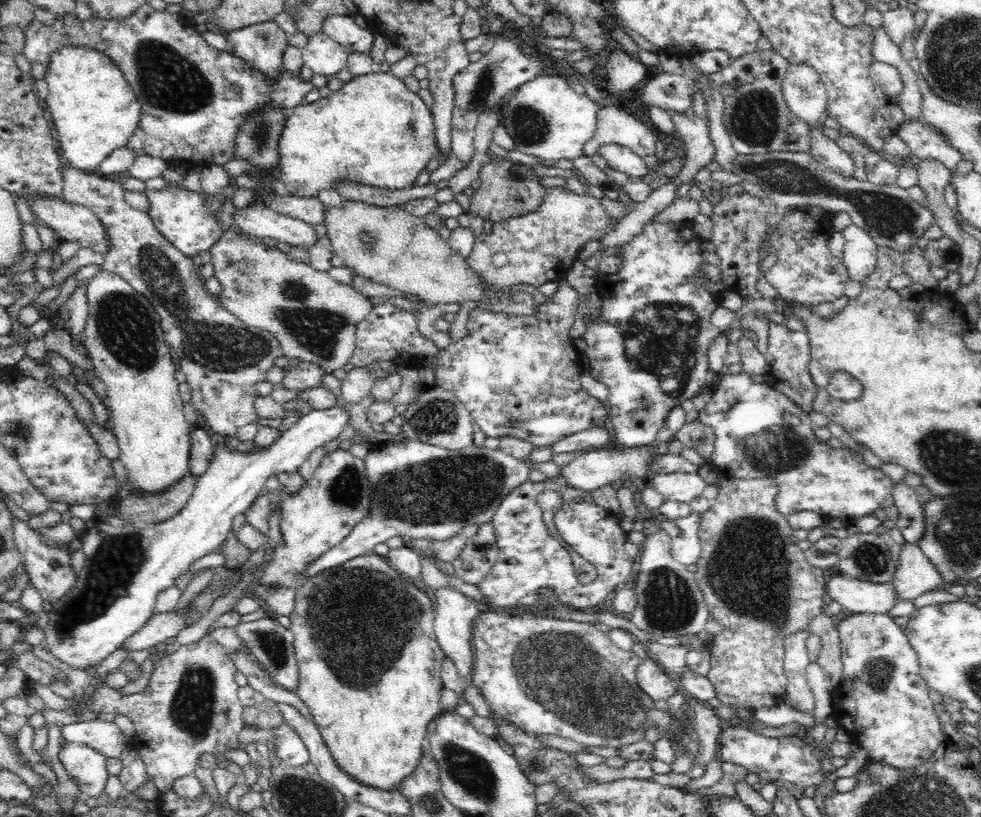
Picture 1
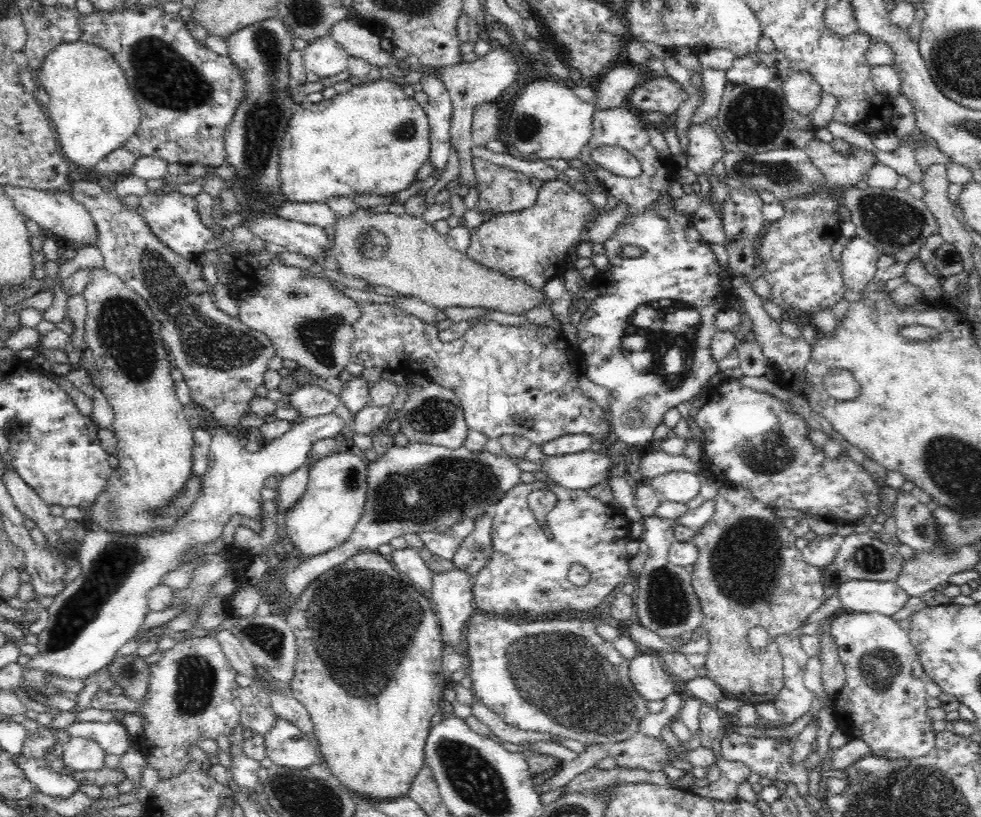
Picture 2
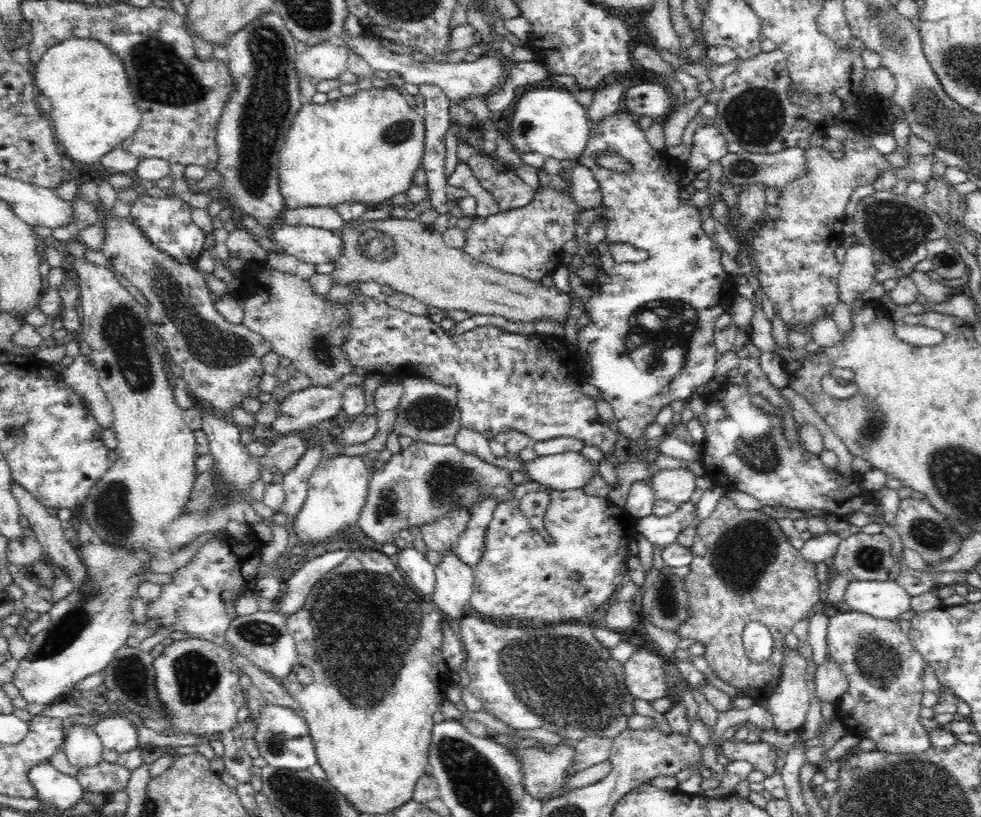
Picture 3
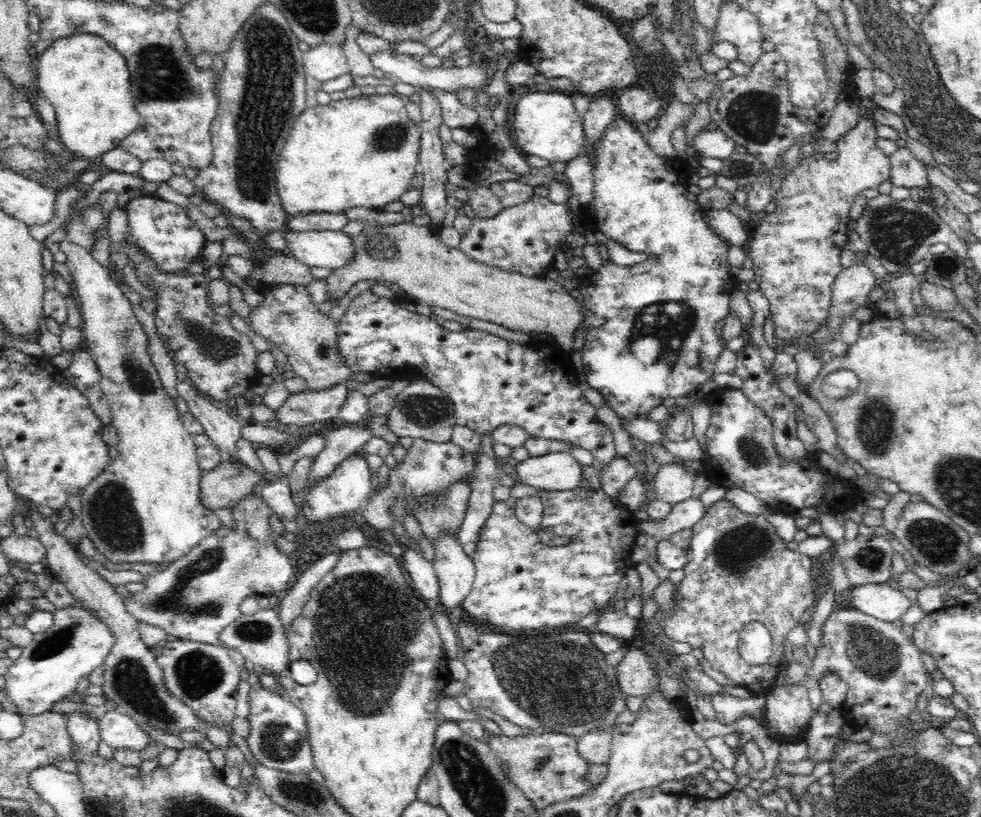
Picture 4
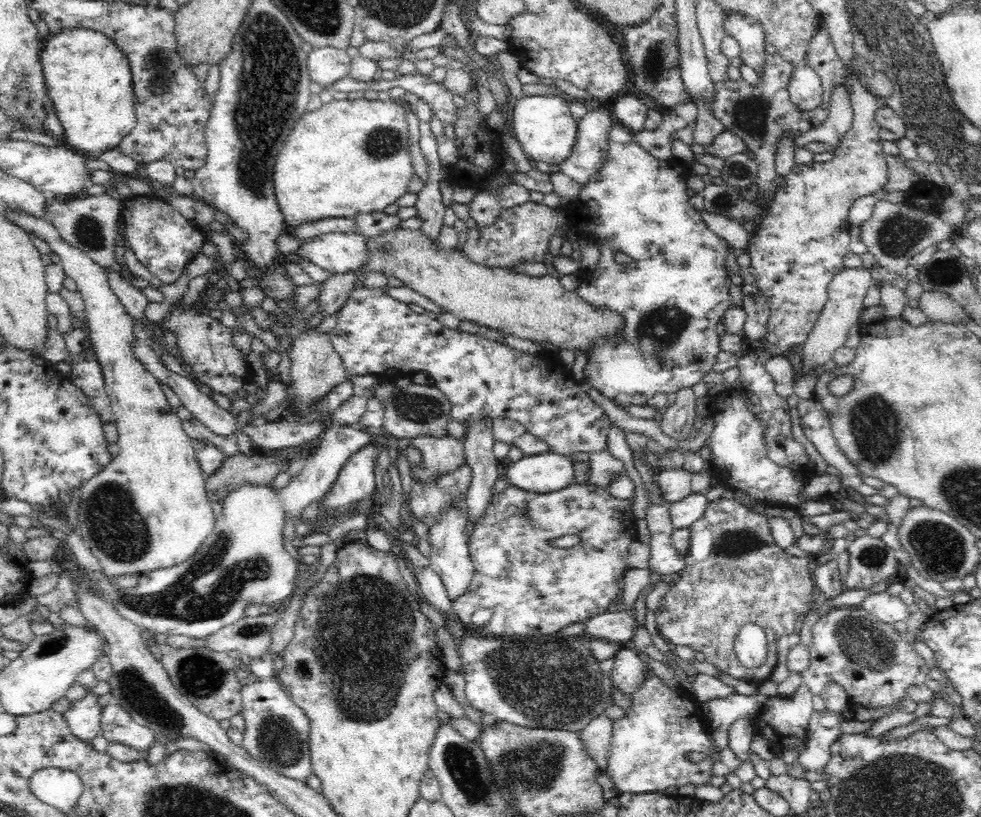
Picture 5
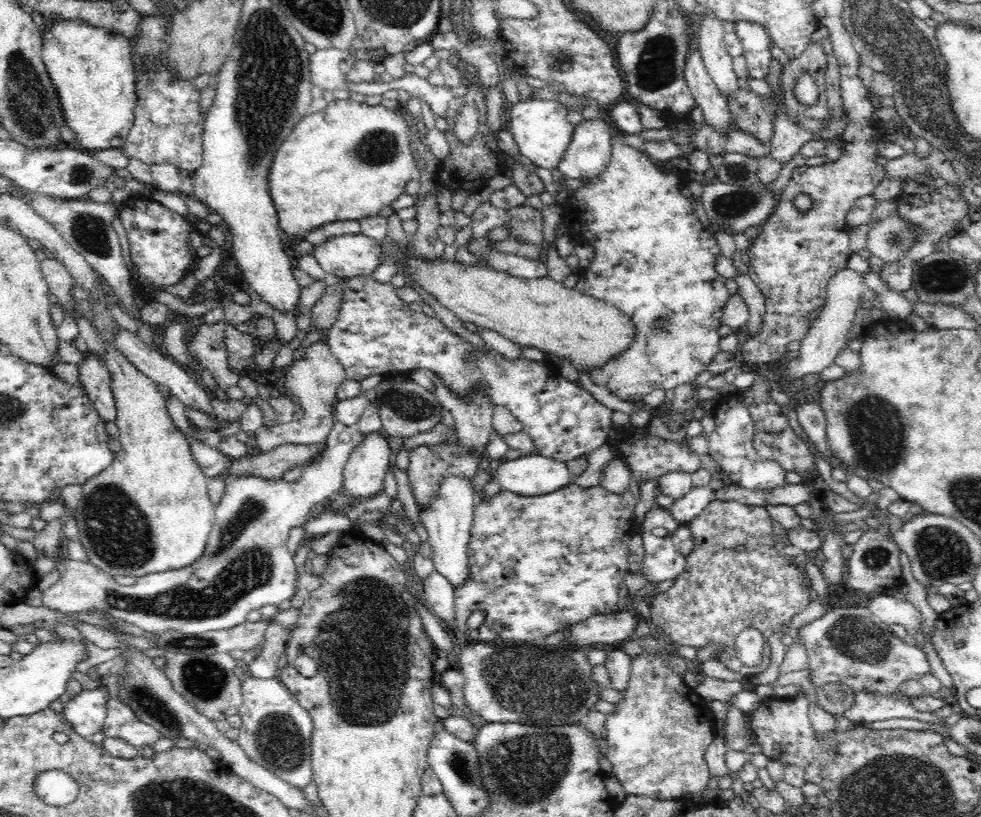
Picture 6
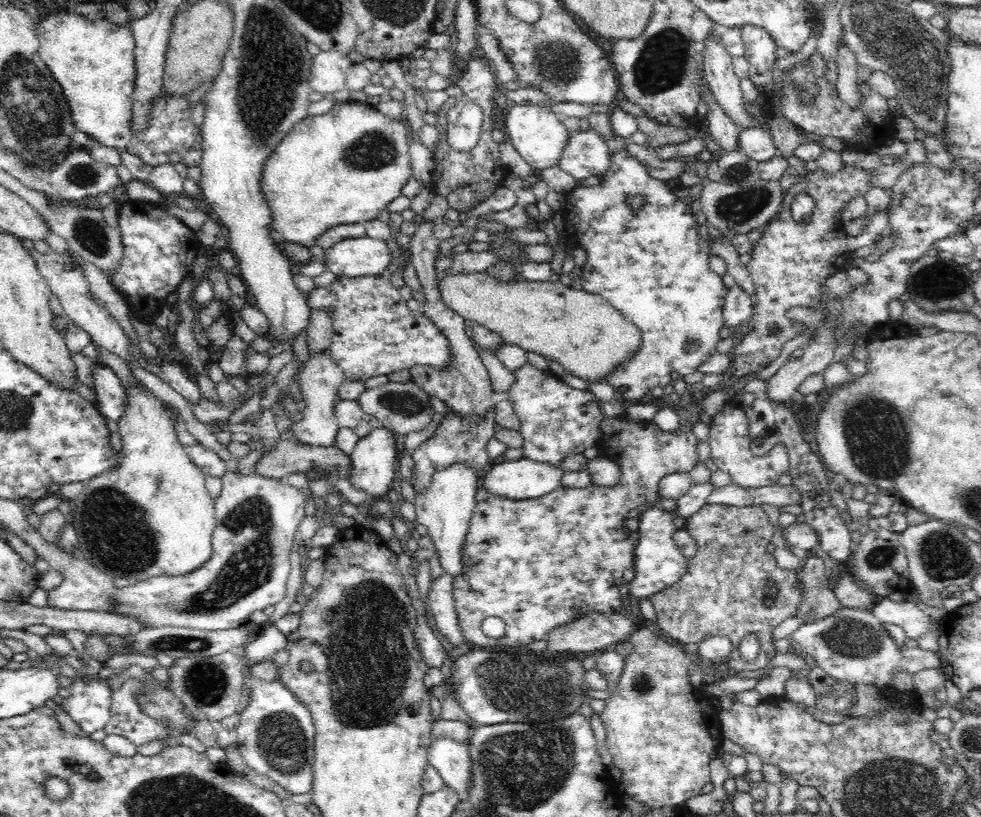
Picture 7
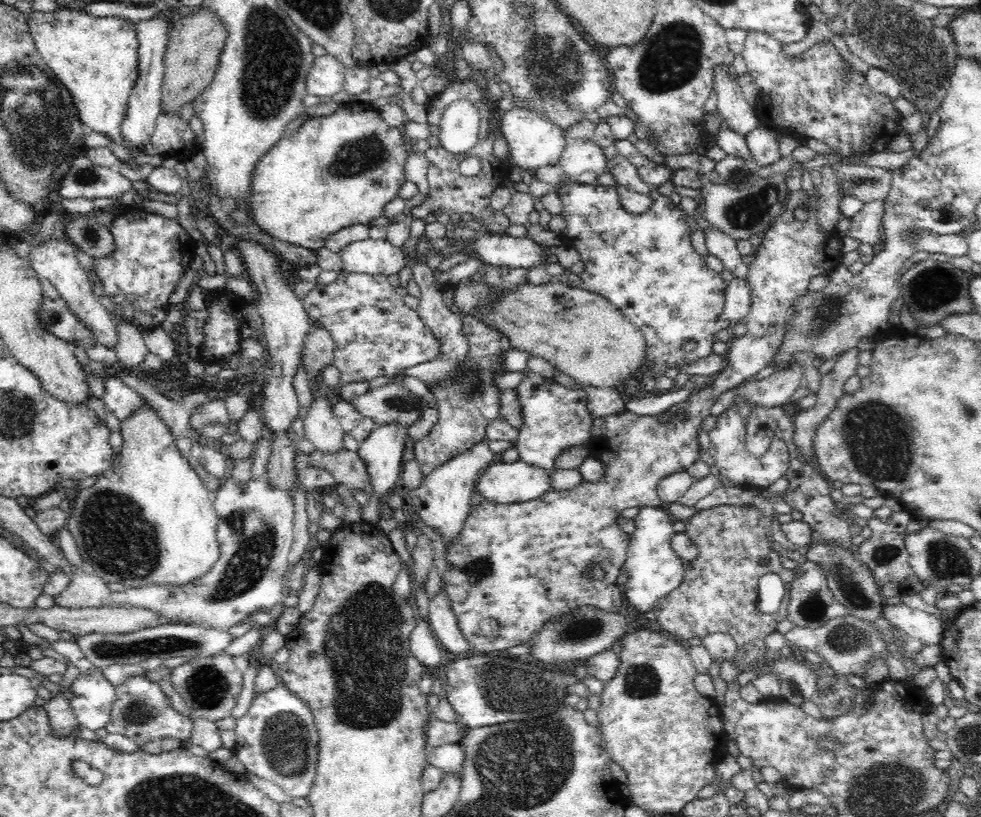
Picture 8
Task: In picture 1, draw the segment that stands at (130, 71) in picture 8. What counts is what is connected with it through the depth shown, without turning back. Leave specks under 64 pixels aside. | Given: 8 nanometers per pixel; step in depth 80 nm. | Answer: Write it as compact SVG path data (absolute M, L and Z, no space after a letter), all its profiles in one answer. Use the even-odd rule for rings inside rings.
M64 46L50 56L43 79L48 83L47 110L54 120L65 164L85 172L97 170L111 152L126 147L138 126L141 104L111 58L91 48Z

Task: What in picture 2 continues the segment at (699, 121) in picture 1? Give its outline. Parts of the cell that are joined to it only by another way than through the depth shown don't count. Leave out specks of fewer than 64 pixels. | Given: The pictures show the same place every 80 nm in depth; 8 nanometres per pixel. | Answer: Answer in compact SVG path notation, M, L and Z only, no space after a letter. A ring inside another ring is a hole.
M709 123L691 124L687 128L687 137L689 140L687 148L687 168L696 175L704 175L710 172L713 164L720 160L725 153L722 145L721 135L718 134Z

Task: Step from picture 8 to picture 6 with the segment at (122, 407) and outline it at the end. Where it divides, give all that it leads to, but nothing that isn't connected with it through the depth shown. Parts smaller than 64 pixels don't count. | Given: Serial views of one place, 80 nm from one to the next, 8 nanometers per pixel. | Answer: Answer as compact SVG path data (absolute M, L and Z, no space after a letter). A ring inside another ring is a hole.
M96 353L84 354L84 362L78 364L80 384L85 389L90 402L105 422L115 422L117 417L116 403L110 384L110 373L98 361Z

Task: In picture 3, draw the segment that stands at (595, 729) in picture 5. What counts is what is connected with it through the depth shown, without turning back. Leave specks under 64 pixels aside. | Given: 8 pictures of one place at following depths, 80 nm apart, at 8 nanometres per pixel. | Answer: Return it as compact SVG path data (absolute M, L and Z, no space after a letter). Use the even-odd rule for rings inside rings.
M588 736L578 742L575 750L576 756L574 756L574 762L570 763L570 768L566 770L568 777L572 777L576 773L595 764L609 760L612 750L612 739Z

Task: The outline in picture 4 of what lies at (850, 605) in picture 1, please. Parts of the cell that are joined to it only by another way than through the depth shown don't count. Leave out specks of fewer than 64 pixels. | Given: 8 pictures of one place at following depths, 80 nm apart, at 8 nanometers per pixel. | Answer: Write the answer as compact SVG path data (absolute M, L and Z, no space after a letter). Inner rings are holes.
M868 583L850 587L849 597L852 608L889 623L900 619L912 606L910 598L898 590L894 583Z

